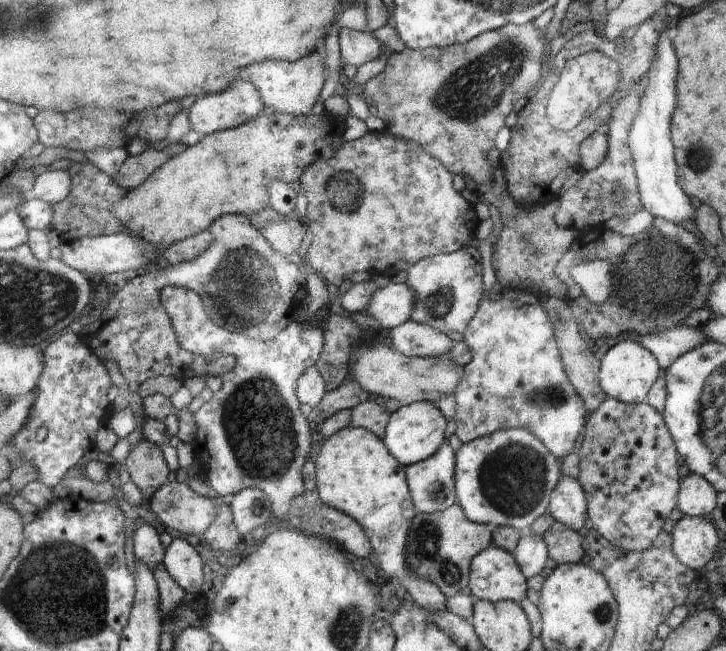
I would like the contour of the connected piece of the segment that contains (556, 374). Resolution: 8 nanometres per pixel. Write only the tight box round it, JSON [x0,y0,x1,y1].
[454,289,587,459]

